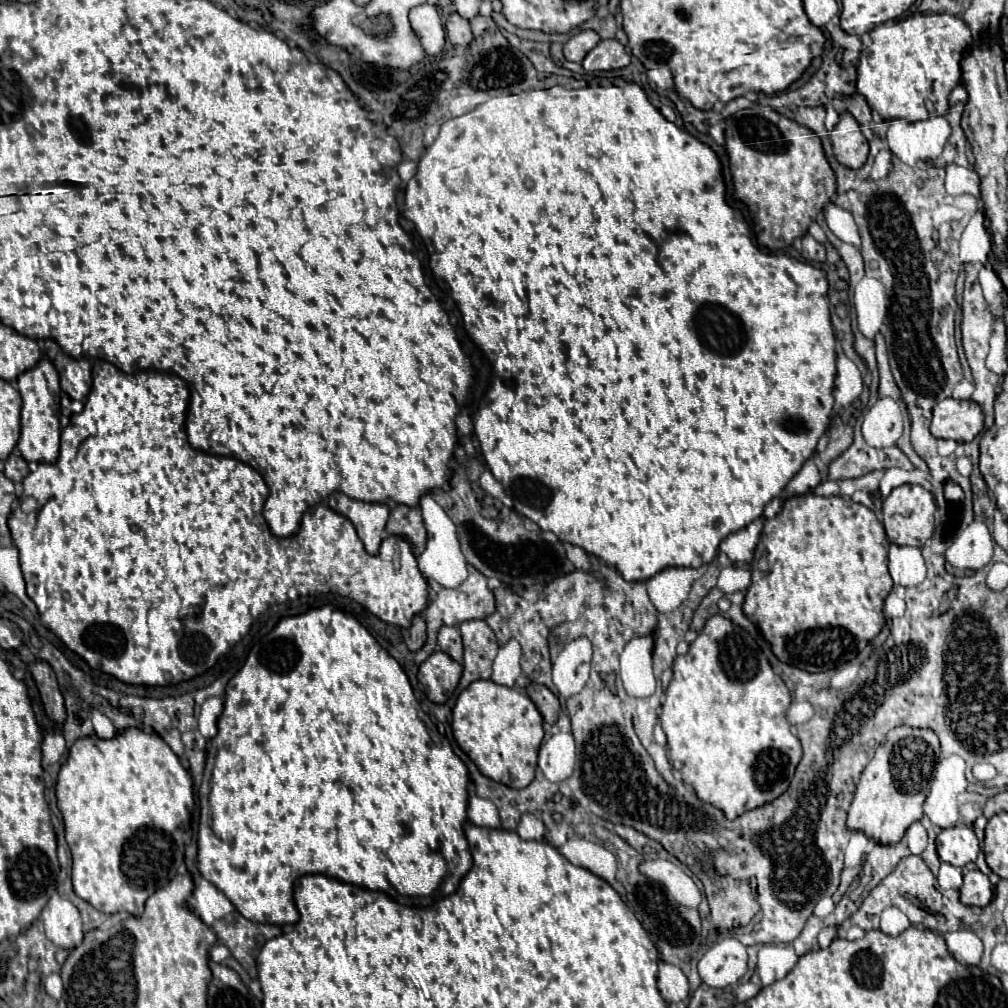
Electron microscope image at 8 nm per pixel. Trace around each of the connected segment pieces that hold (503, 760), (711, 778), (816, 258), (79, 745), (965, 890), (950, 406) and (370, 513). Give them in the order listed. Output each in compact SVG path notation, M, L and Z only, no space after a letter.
M476 680L456 700L452 730L458 746L484 776L514 790L526 788L534 780L536 754L544 738L544 718L526 694L492 680Z
M716 614L698 632L688 654L674 660L672 670L674 678L664 694L660 722L668 736L670 762L682 772L682 780L694 786L700 800L720 808L728 818L736 818L746 810L778 798L790 784L802 758L802 748L800 740L792 736L784 714L792 700L790 690L774 674L756 640L732 620Z
M810 234L802 238L802 256L808 262L826 262L826 250Z
M128 728L120 734L116 734L110 740L102 740L96 736L84 736L80 740L76 740L72 744L72 748L68 750L68 758L62 764L58 782L56 782L56 796L58 796L58 808L62 812L64 818L64 828L66 828L66 842L70 846L72 852L72 884L74 884L74 892L90 902L96 910L100 912L130 912L134 916L140 916L144 912L144 902L148 900L148 896L160 888L164 888L174 876L186 872L184 868L184 832L190 824L190 810L194 806L194 796L192 796L192 776L190 772L182 766L182 762L178 760L178 756L170 750L170 746L158 736L158 734L146 734L142 730L136 728Z
M978 868L968 870L964 874L964 884L960 888L960 900L968 906L988 906L992 902L992 884L986 874L982 874Z
M946 398L936 404L930 432L934 438L972 442L984 426L984 412L974 400Z
M334 492L328 498L330 506L350 518L356 526L356 532L360 540L364 542L364 548L370 554L376 554L380 548L380 542L384 538L386 520L390 514L388 504L374 504L374 502L362 502L346 496L344 492Z

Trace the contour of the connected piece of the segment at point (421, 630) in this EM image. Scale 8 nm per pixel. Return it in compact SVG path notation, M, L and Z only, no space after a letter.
M416 614L412 620L412 626L408 628L408 634L406 634L406 646L412 652L416 652L424 646L424 642L426 642L426 622L420 614Z

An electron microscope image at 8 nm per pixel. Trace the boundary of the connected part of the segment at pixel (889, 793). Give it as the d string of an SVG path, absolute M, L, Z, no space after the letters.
M898 726L890 730L884 738L884 742L876 748L874 758L868 762L864 768L860 782L856 784L856 794L848 812L848 830L862 832L874 842L884 842L884 846L890 846L892 842L900 842L908 826L916 820L922 818L922 804L926 800L926 794L930 790L930 780L934 774L934 764L938 760L938 738L930 730L920 730L920 728L908 728L908 726Z

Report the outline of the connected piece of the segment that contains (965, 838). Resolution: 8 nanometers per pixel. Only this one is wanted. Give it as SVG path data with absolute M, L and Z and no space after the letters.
M952 826L942 830L936 838L936 848L938 848L940 860L956 868L962 868L974 862L980 852L978 838L968 826Z

